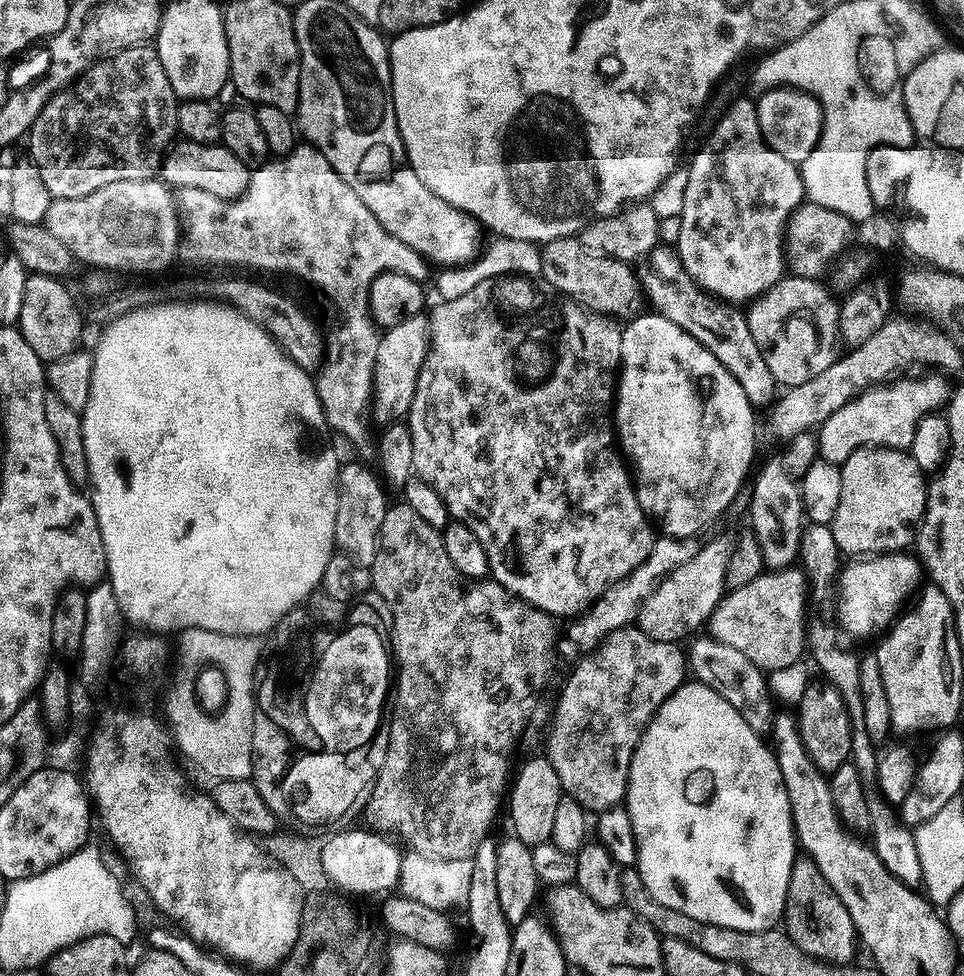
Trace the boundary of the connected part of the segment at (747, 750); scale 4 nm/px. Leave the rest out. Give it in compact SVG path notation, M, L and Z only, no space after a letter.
M699 682L681 684L678 690L674 690L674 694L670 694L670 698L666 698L666 702L662 702L660 709L652 715L651 722L644 727L644 733L630 762L626 807L636 839L634 867L639 872L642 882L646 882L646 890L650 890L650 894L658 902L662 902L662 906L670 906L670 910L690 914L690 918L698 918L698 922L743 932L767 932L781 923L790 870L798 859L798 841L796 829L792 827L790 798L782 782L776 753L771 747L764 748L760 740L763 740L761 733L750 730L750 726L746 726L746 718L742 718L742 714L738 714L738 710L734 710L734 706L730 706L730 702L722 698L722 694Z

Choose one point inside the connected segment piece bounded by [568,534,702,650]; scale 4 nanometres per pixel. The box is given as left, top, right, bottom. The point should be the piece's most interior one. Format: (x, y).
(616, 608)

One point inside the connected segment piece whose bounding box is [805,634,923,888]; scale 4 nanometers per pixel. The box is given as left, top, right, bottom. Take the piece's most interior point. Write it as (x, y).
(895, 844)

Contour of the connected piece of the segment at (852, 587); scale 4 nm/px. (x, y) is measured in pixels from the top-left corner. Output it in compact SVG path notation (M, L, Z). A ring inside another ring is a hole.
M901 550L876 554L871 558L856 558L848 562L852 564L845 563L840 568L838 572L840 593L836 596L836 616L849 637L872 635L875 637L883 633L905 607L904 599L908 595L911 597L921 587L922 565L915 555L907 556L908 554L907 551Z

